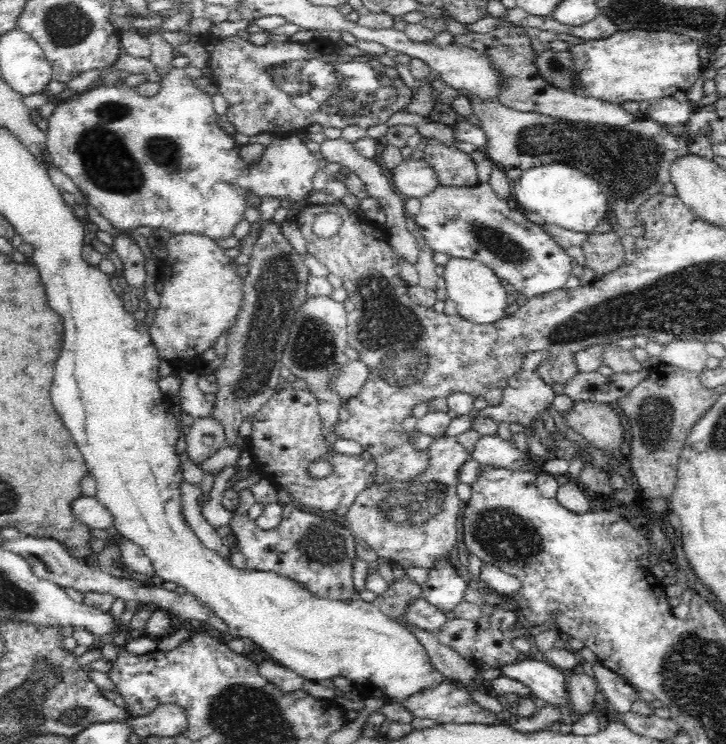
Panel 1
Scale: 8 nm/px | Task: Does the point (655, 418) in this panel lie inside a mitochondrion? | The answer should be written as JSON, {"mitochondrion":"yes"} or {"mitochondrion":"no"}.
{"mitochondrion":"yes"}

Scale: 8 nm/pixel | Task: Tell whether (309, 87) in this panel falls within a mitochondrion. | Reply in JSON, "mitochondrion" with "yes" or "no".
{"mitochondrion":"yes"}

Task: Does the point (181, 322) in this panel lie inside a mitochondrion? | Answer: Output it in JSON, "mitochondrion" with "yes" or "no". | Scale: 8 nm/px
{"mitochondrion":"yes"}

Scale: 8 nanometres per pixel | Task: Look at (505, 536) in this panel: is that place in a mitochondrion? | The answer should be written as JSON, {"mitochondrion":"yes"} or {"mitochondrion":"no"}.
{"mitochondrion":"yes"}

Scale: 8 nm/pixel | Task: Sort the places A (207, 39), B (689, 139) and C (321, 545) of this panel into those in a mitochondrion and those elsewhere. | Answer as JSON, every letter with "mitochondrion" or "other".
{"A":"other","B":"other","C":"mitochondrion"}

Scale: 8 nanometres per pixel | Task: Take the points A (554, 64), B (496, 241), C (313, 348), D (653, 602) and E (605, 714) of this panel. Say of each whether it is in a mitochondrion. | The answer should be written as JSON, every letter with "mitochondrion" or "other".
{"A":"mitochondrion","B":"mitochondrion","C":"mitochondrion","D":"other","E":"other"}

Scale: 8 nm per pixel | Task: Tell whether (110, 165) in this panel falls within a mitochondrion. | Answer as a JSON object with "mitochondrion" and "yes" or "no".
{"mitochondrion":"yes"}

